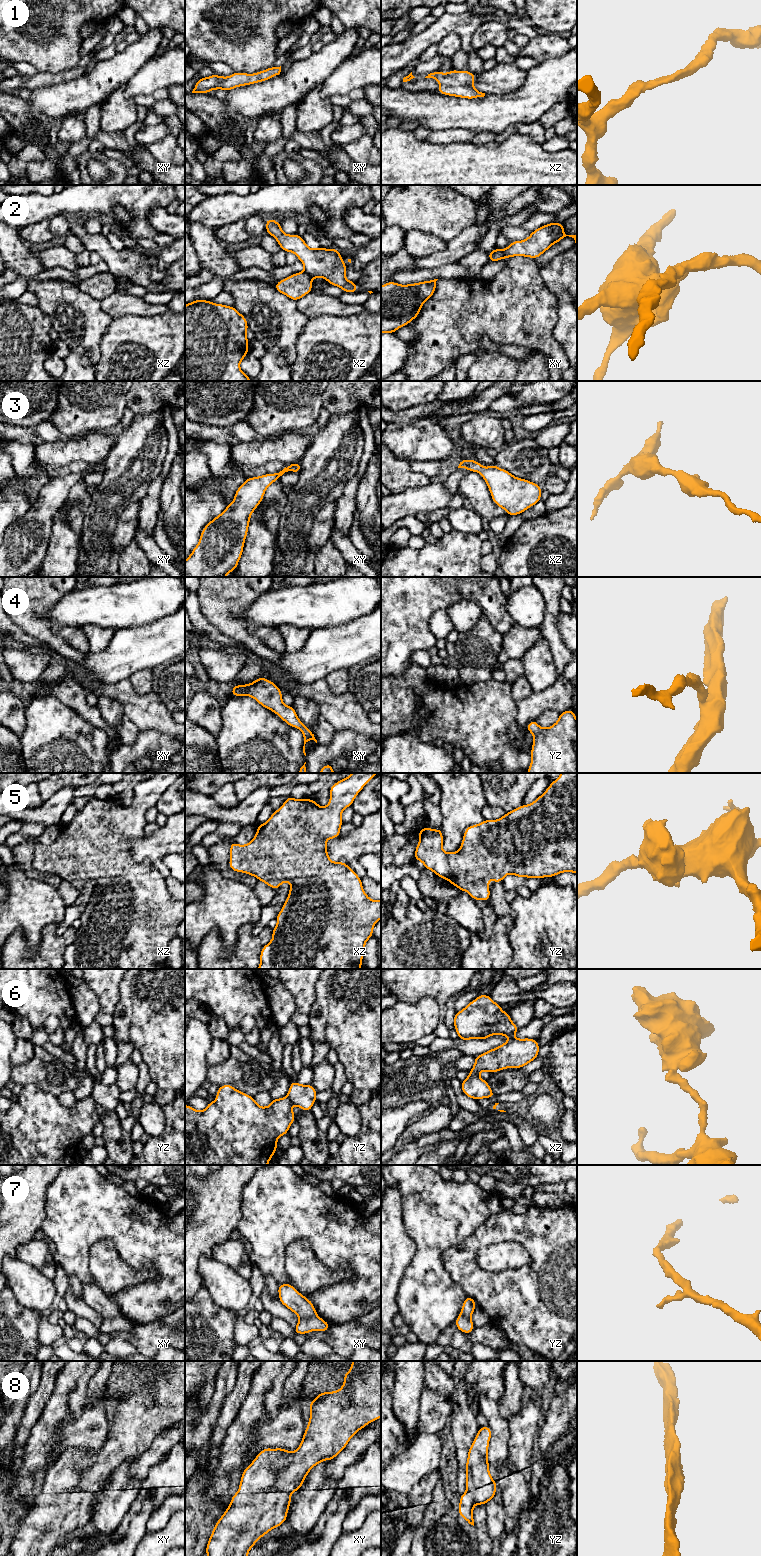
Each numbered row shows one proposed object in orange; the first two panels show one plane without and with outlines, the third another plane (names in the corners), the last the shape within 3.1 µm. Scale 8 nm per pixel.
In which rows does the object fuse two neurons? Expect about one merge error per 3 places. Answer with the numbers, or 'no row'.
2, 6

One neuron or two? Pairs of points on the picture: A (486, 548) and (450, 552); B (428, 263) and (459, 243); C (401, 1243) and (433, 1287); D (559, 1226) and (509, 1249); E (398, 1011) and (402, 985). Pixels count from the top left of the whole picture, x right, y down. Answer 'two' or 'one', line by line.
A: two
B: one
C: two
D: two
E: two

